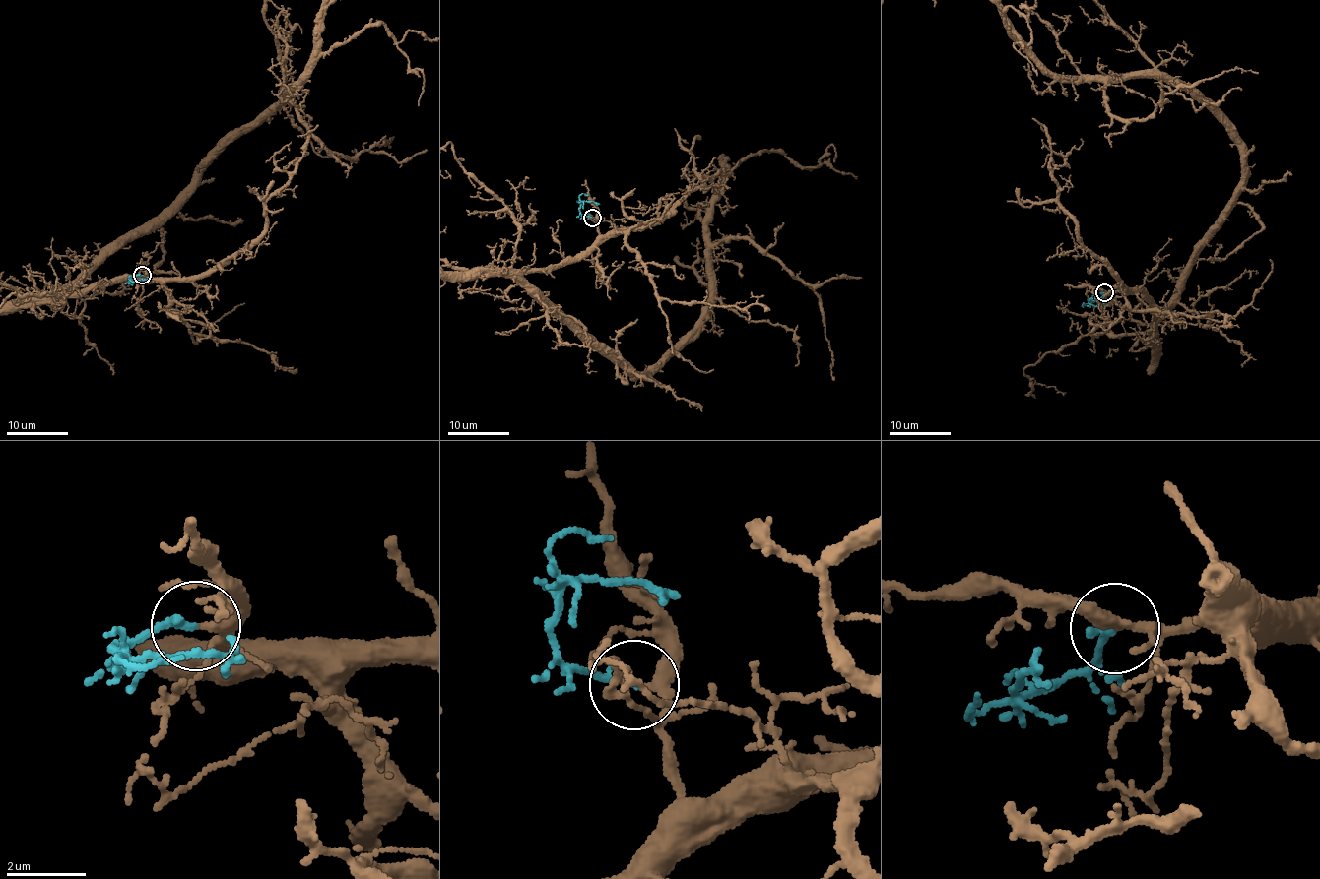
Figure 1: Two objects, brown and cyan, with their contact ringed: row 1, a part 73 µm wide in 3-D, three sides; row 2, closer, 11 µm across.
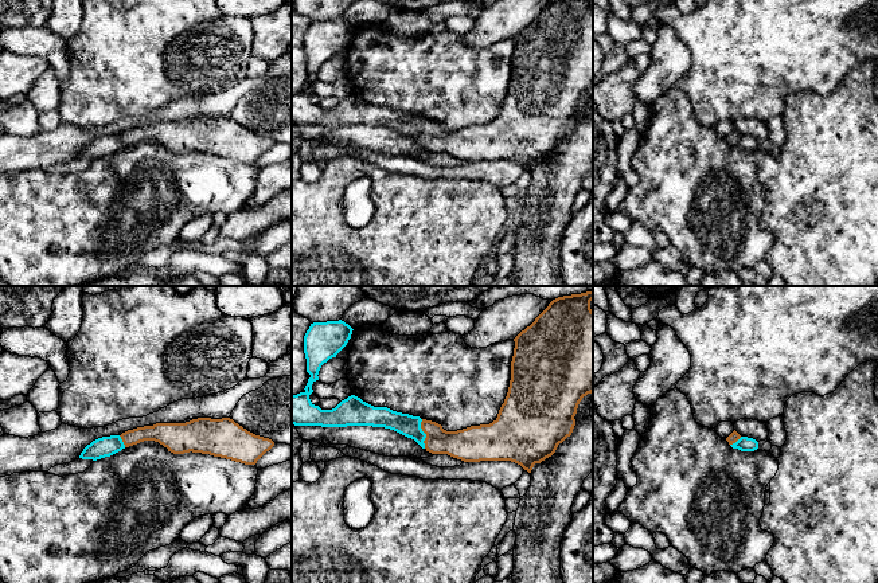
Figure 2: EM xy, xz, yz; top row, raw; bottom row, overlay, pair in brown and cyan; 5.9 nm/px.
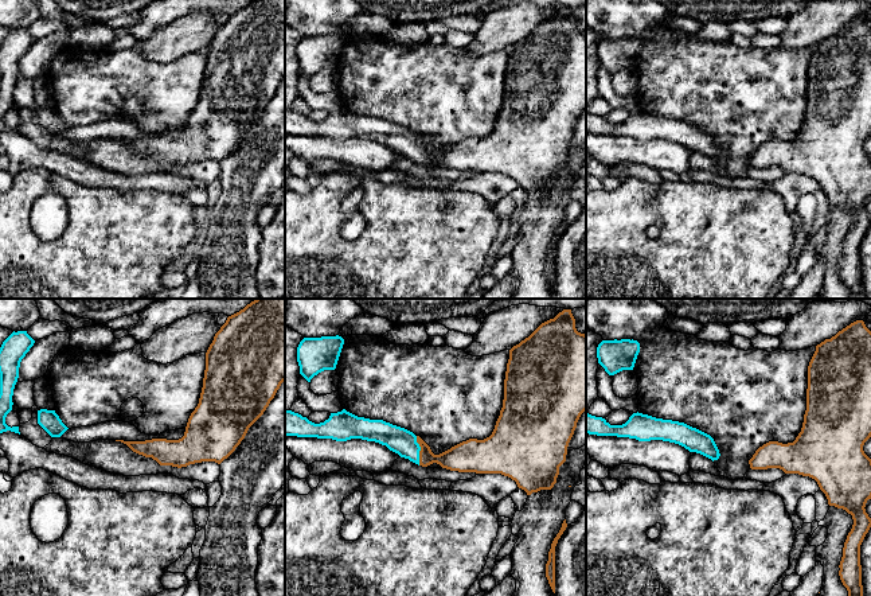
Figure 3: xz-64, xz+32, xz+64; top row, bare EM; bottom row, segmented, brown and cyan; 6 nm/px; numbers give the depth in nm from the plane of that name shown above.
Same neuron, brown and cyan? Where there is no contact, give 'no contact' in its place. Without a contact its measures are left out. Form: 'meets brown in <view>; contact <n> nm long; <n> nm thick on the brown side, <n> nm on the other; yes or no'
meets brown in xz; contact 180 nm long; 180 nm thick on the brown side, 130 nm on the other; yes

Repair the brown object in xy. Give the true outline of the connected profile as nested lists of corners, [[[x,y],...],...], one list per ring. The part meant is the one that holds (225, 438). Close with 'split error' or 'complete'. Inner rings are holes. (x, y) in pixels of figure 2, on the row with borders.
[[[198,418],[186,423],[156,423],[128,430],[121,435],[102,437],[87,445],[82,459],[101,459],[144,441],[155,441],[173,454],[202,453],[255,465],[274,442],[255,435],[230,418]]]; split error

